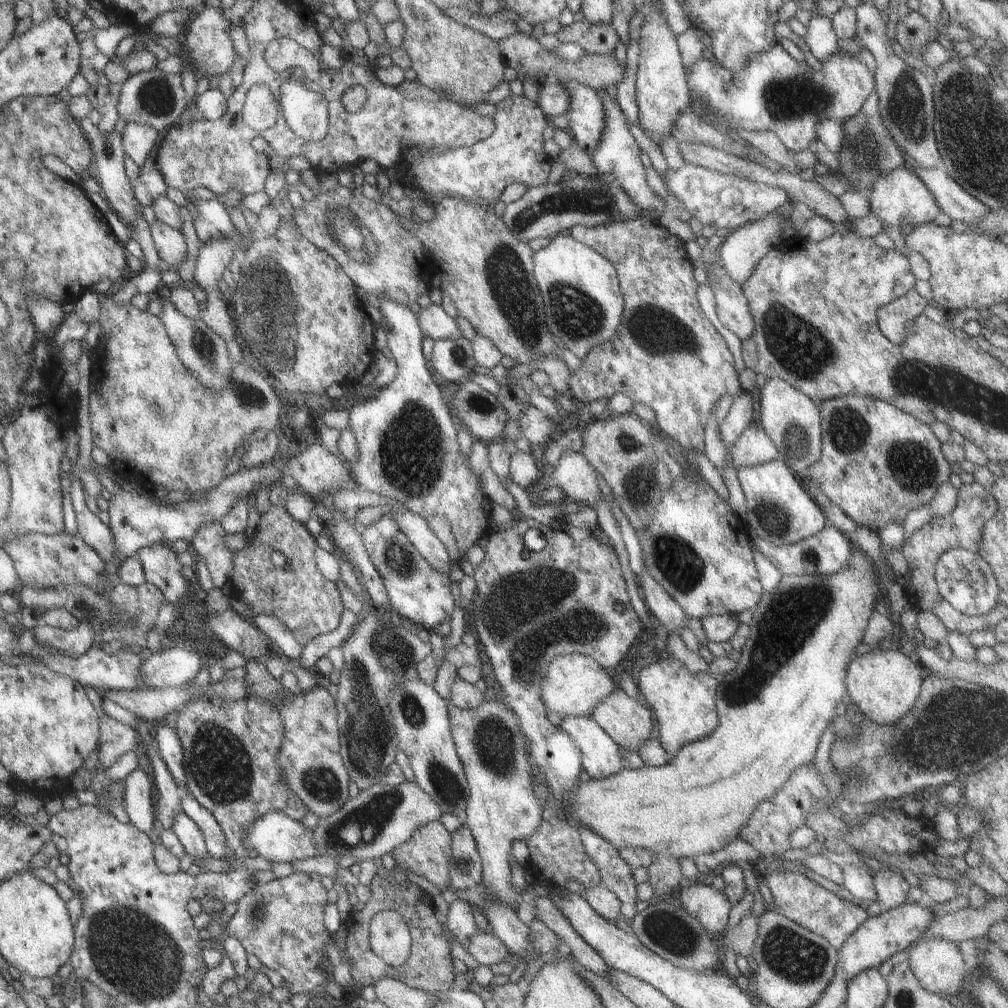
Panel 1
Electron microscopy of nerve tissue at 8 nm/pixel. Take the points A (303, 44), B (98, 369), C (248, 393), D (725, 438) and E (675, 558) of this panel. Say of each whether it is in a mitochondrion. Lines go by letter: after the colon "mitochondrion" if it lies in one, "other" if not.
A: other
B: other
C: mitochondrion
D: other
E: mitochondrion

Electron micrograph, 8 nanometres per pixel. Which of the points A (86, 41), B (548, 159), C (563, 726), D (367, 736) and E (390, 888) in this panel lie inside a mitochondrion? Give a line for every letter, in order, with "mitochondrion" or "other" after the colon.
A: other
B: other
C: other
D: mitochondrion
E: other

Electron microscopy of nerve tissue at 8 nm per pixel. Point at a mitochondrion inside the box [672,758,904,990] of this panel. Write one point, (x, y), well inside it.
(794, 957)

